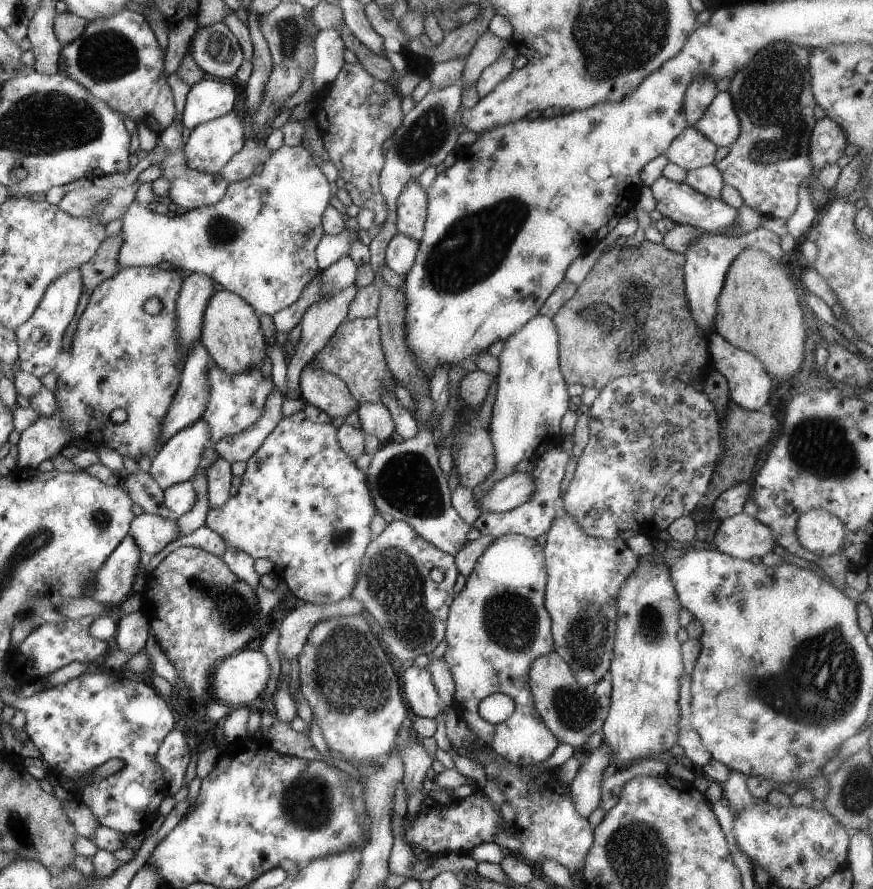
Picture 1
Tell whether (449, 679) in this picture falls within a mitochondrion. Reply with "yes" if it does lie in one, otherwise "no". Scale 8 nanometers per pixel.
no

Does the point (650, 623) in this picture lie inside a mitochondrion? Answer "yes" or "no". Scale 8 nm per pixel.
yes

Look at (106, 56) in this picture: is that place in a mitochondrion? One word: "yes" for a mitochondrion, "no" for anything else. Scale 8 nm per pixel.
yes

